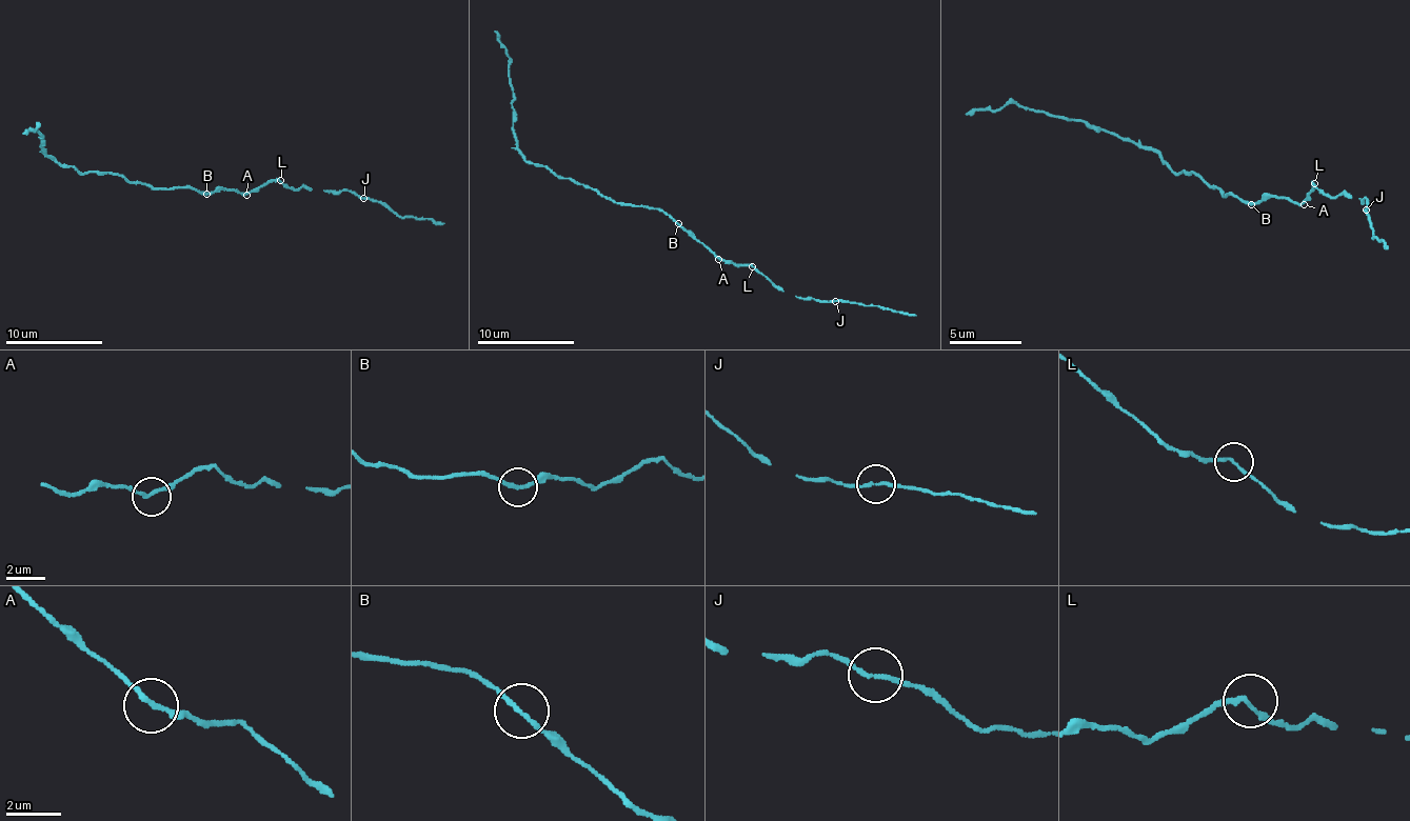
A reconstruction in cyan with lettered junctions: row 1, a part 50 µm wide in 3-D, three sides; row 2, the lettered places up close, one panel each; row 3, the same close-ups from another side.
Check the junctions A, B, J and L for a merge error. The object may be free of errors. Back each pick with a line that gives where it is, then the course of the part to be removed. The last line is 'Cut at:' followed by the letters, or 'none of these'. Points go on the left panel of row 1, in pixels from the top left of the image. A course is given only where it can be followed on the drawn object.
B: (206, 194) | (205, 195), (183, 187), (127, 182), (120, 175), (79, 173), (50, 158), (40, 146), (38, 126), (23, 134)
Cut at: B

